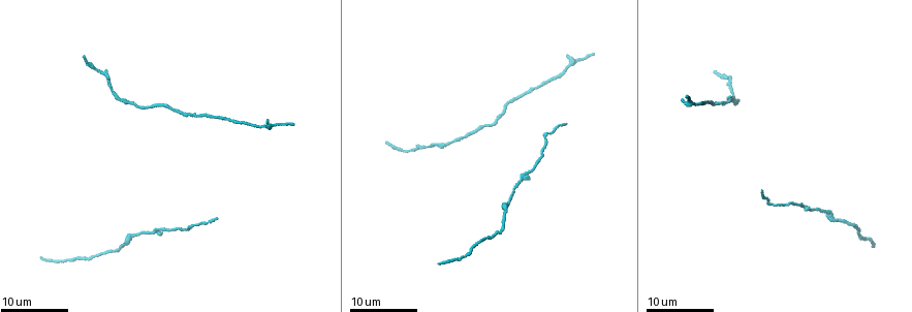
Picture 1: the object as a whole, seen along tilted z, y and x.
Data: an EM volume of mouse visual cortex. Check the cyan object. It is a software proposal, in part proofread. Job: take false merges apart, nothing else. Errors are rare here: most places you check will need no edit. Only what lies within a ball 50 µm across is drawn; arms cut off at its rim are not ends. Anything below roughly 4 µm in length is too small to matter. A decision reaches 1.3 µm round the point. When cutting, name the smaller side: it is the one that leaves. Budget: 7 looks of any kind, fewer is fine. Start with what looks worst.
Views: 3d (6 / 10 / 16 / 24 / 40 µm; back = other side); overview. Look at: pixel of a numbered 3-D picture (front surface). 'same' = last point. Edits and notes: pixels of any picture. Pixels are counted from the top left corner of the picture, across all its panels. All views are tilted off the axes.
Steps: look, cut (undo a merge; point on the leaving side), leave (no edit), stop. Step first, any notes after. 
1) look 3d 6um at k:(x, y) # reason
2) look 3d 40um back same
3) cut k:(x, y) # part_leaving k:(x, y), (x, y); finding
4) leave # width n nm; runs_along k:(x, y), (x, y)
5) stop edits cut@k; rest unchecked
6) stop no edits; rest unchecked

look 3d 24um at 1:(116, 96) # calibre changes

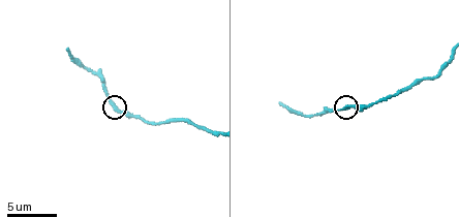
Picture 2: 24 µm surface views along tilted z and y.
look 3d 6um at 2:(114, 107)

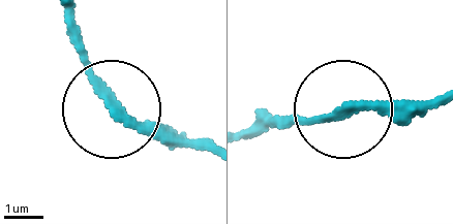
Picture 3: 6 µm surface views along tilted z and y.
leave # runs_along 3:(439, 97), (368, 99), (278, 125); one neuron here

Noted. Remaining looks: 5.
look 3d 16um at 1:(510, 202) # calibre changes

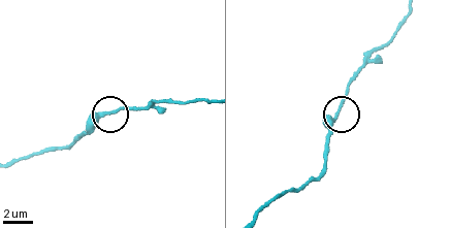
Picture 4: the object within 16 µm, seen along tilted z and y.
look 3d 10um at 4:(105, 114) # zoom in

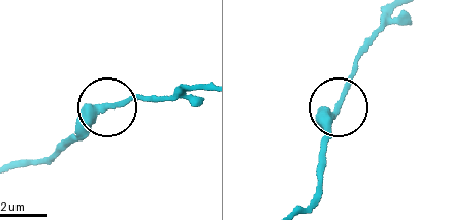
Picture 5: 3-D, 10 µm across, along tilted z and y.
leave # runs_along 5:(199, 89), (103, 105), (73, 138); all the same neuron

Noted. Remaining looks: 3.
look 3d 10um at 2:(421, 79)

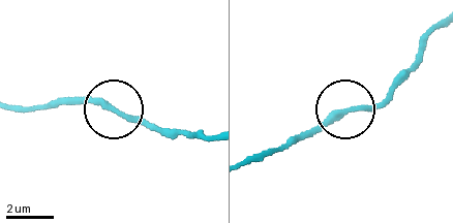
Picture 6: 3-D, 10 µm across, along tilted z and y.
leave # one neuron here

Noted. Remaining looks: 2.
stop no edits; rest unchecked

